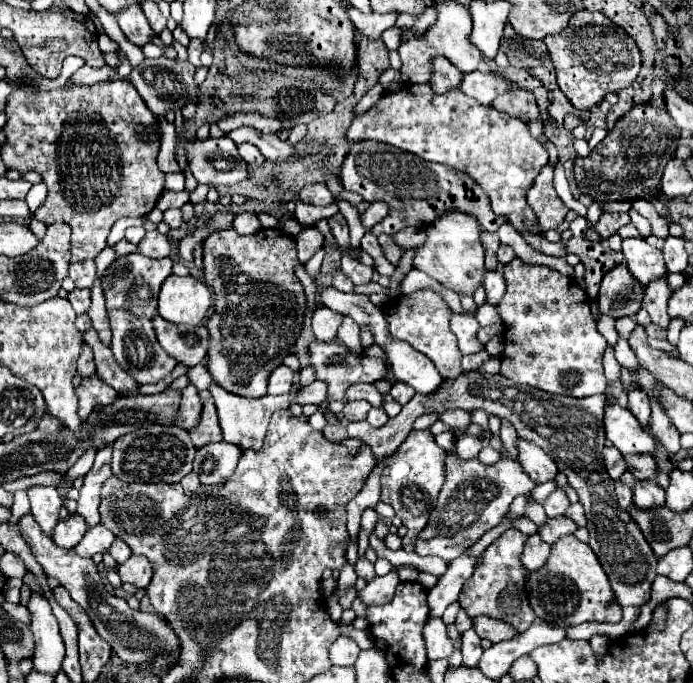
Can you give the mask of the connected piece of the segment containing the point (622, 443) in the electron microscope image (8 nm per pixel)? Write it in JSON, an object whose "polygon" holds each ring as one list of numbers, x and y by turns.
{"polygon":[[618,404,604,408,604,432,622,454,652,454,656,450,654,438,638,424,630,410]]}

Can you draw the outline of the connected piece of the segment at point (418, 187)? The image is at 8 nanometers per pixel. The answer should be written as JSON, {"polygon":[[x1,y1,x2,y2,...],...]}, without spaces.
{"polygon":[[410,152,402,154,348,154,342,172,340,172,342,186,350,192,358,192,366,202,386,202,390,206,388,216,378,222,372,228,372,234,396,234,402,228,408,226,426,226,430,220,436,220,442,212,448,212,450,208,472,214,482,230,496,232,502,220,502,216,494,216,490,212,490,202,486,200,486,194,470,176,464,172,458,172,444,164,426,162,418,156,410,156]]}

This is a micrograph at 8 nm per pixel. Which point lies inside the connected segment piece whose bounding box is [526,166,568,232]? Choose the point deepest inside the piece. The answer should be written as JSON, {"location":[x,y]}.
{"location":[549,209]}

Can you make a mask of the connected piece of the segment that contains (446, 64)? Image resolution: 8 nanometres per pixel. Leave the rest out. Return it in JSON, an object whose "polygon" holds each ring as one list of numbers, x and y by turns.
{"polygon":[[444,56,432,58,432,78,430,86,436,94,444,94,450,88,458,88,462,82,462,72]]}

